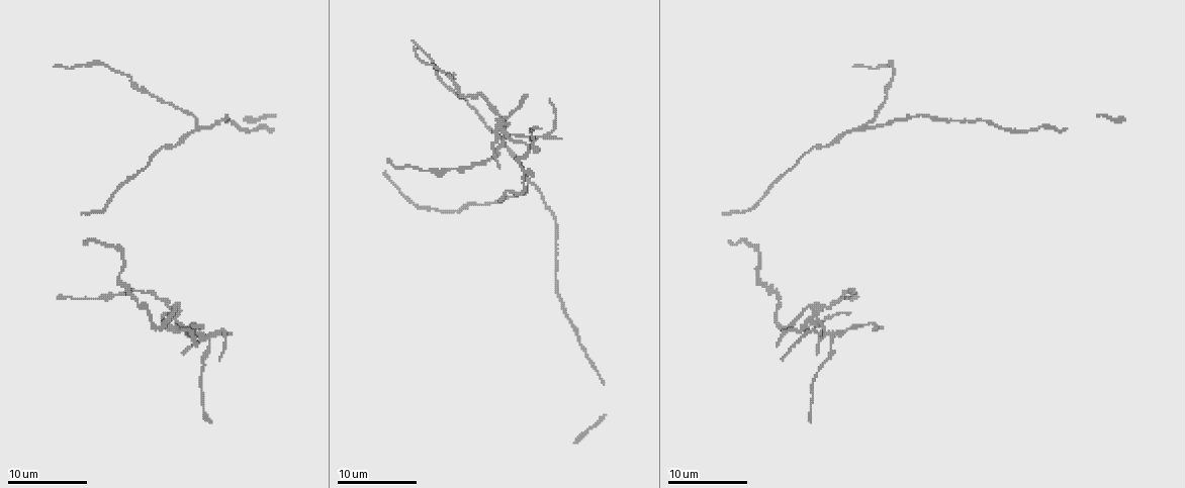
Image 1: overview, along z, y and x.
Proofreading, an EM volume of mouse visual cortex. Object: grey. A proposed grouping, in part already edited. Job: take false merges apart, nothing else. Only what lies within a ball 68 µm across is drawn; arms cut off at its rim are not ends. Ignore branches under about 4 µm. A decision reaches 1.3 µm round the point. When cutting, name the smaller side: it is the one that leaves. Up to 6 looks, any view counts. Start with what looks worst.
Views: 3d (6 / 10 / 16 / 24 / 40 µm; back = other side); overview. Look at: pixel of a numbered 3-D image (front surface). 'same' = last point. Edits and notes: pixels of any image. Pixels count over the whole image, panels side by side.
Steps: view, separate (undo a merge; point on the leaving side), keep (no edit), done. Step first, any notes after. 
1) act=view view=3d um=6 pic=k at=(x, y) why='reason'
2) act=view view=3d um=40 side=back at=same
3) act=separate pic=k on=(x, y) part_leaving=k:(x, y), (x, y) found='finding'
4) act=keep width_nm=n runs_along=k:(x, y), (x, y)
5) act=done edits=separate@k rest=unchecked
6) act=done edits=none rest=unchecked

act=view view=3d um=16 pic=1 at=(528, 151) why='looks like a crossing'

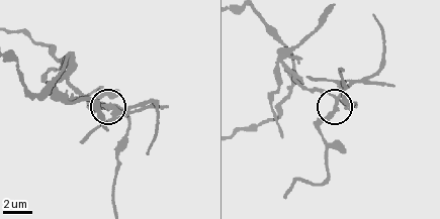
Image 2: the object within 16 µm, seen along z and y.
act=view view=3d um=16 side=back pic=2 at=(337, 106) why='from behind'

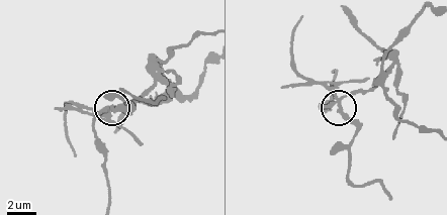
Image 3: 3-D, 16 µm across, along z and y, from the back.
act=separate pic=3 on=(110, 124) side_arm_um=10 part_leaving=3:(111, 110), (128, 108), (122, 91), (148, 99), (165, 97) found='two neurons meet here'

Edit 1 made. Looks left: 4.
act=view view=3d um=6 pic=1 at=(862, 129) why='three arms meet'

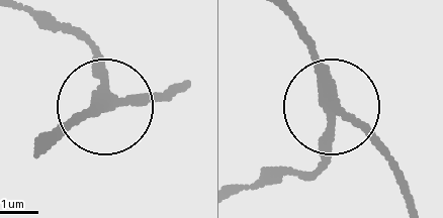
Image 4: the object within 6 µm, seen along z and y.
act=keep arms=3 runs_along=4:(283, 11), (308, 49), (331, 117), (331, 145), (316, 172) found='all the same neuron'

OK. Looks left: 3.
act=view view=3d um=16 pic=1 at=(818, 309) why='three arms meet'

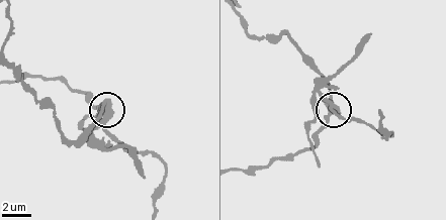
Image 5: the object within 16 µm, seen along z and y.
act=view view=3d um=6 pic=5 at=(338, 111)

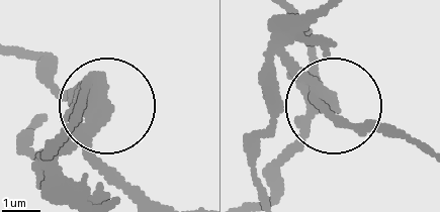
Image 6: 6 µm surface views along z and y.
act=separate pic=6 on=(273, 54) width_nm=410 found='two neurons meet here'

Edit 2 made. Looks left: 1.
act=done edits=separate@3,separate@6 rest=unchecked

